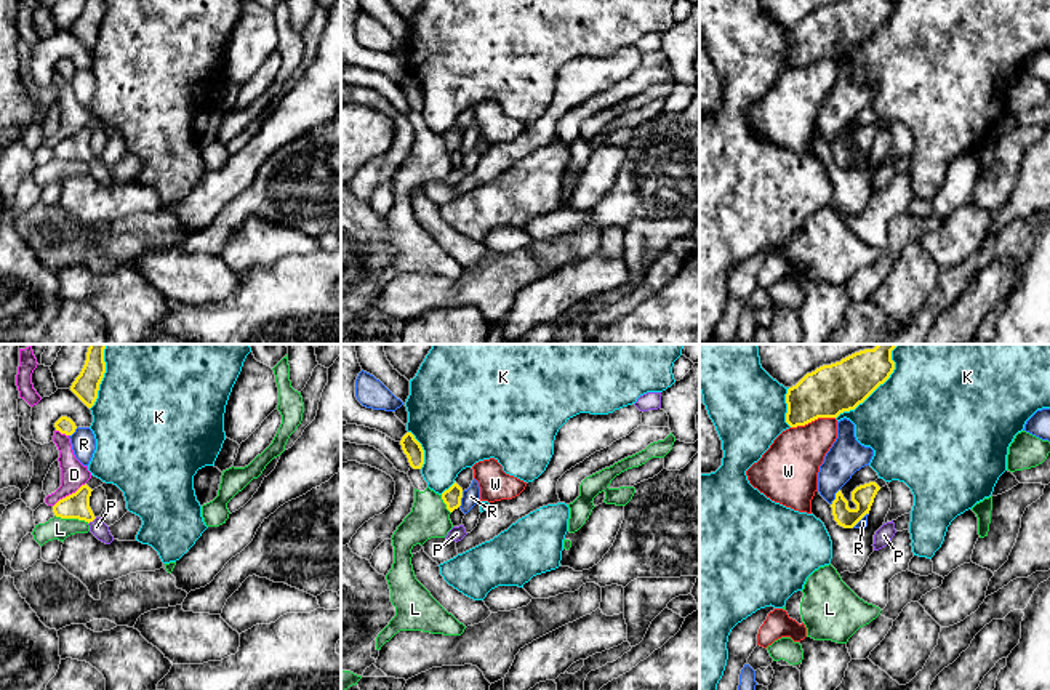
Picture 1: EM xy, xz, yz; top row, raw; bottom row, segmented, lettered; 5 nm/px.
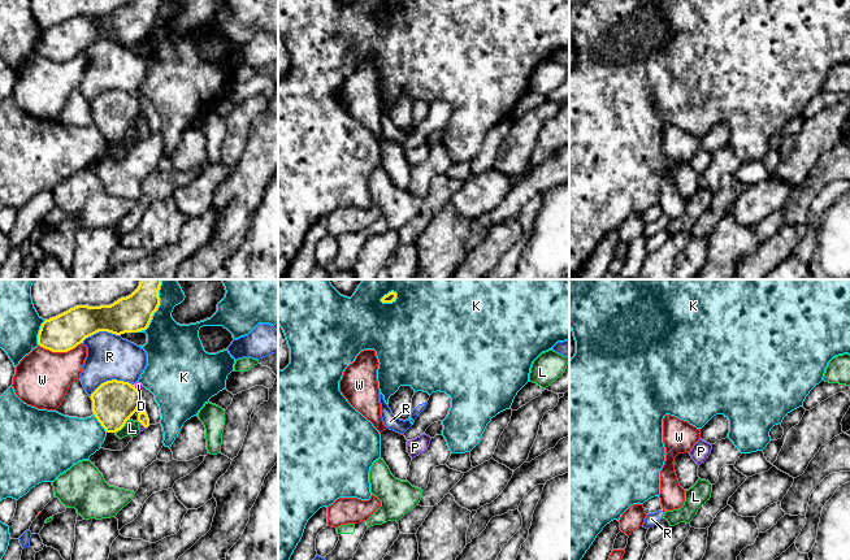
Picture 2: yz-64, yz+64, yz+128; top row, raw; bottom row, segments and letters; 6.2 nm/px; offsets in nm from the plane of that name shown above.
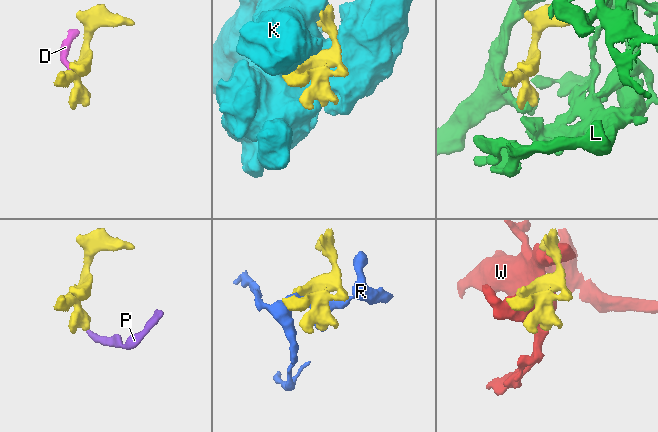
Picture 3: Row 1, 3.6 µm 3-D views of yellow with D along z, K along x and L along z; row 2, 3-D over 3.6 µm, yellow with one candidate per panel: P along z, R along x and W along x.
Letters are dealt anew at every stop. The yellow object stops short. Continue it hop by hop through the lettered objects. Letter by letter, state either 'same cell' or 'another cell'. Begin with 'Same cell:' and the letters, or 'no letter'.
Same cell: P
D: another cell
K: another cell
L: another cell
P: same cell
R: another cell
W: another cell

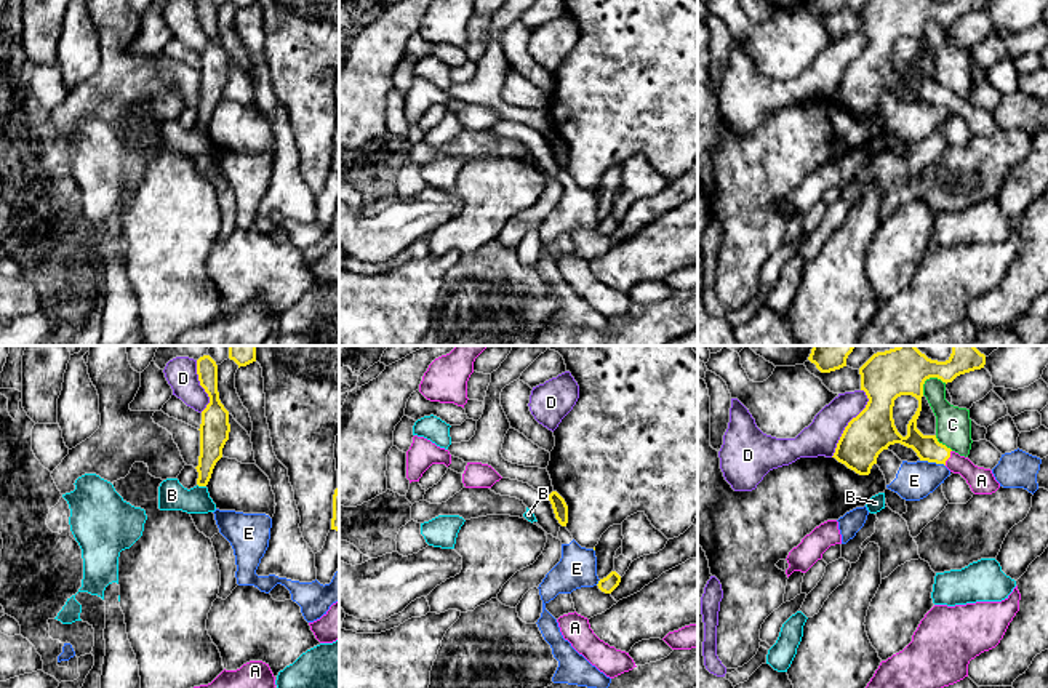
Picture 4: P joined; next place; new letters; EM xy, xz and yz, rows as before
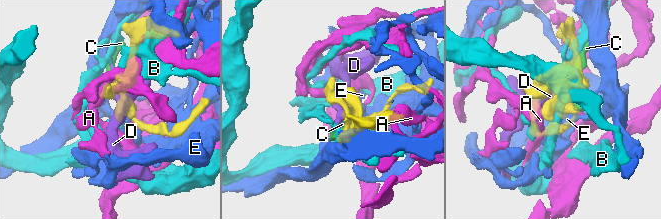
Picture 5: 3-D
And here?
Same cell: A
A: same cell
B: another cell
C: another cell
D: another cell
E: another cell

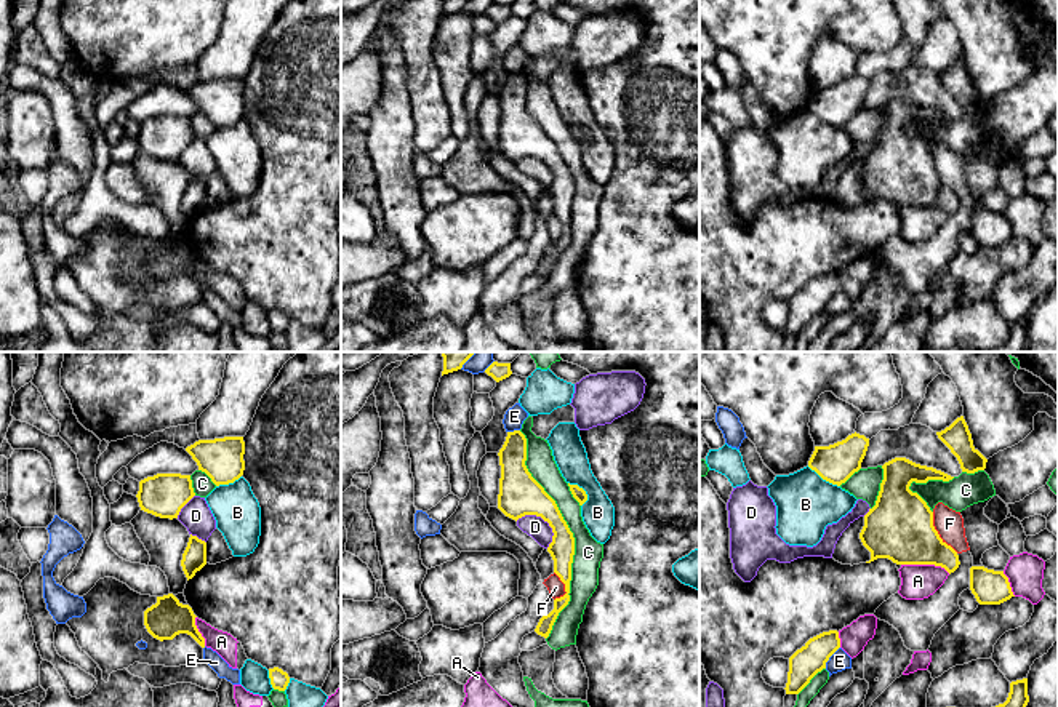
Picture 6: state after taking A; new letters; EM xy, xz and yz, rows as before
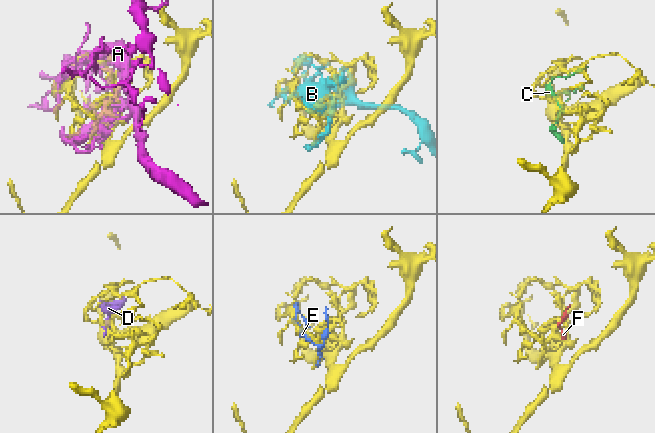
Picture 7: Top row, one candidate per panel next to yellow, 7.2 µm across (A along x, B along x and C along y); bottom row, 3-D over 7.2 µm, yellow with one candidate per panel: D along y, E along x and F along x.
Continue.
Same cell: no letter
A: another cell
B: another cell
C: another cell
D: another cell
E: another cell
F: another cell

